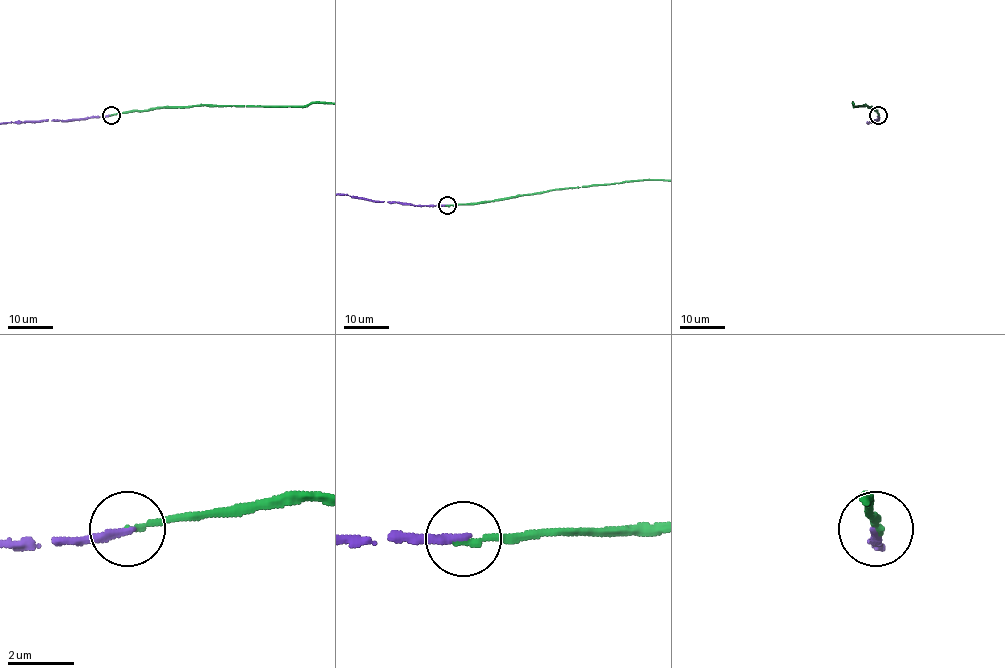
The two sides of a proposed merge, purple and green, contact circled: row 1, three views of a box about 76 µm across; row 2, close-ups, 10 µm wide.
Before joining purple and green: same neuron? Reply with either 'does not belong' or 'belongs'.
belongs

